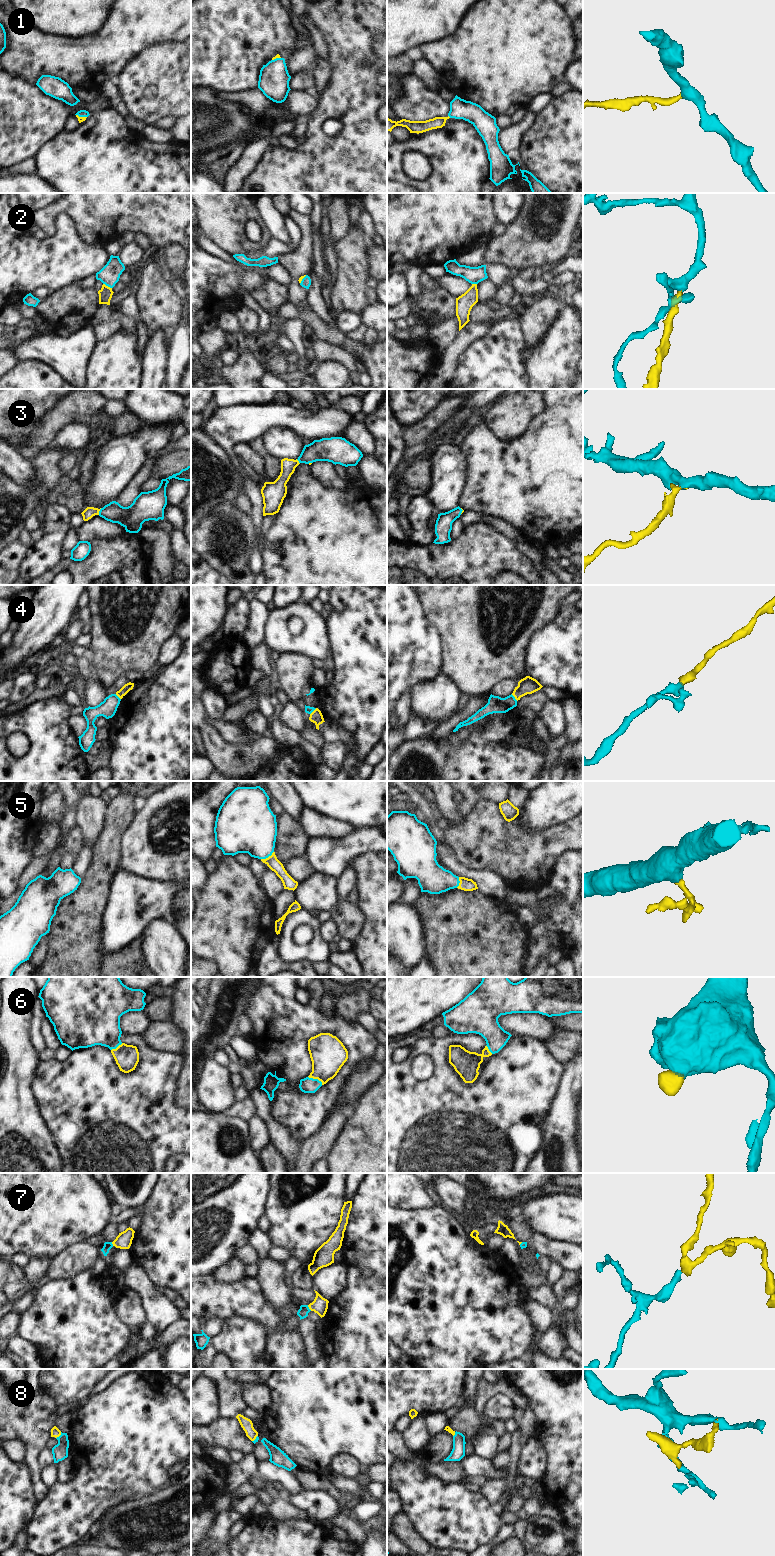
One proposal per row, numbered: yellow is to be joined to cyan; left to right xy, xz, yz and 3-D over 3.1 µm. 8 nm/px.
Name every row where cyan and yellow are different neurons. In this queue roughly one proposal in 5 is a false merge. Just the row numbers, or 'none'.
4

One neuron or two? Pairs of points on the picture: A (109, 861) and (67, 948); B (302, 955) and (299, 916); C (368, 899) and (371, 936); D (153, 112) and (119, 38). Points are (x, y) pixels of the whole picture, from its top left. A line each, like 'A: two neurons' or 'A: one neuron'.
A: one neuron
B: one neuron
C: one neuron
D: two neurons

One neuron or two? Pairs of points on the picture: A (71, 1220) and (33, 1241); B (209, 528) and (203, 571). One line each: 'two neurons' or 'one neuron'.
A: one neuron
B: two neurons

